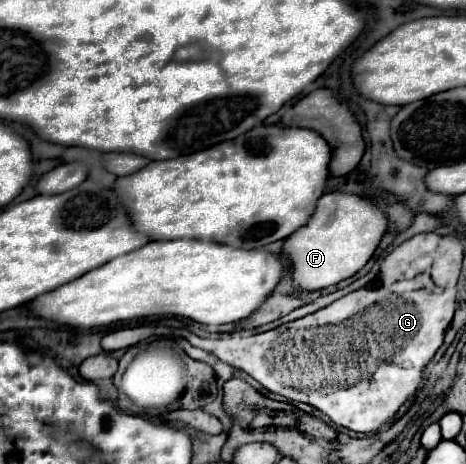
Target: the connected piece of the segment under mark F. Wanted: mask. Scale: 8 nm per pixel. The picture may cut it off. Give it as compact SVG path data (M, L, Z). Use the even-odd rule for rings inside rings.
M341 192L323 194L315 204L309 222L297 228L283 242L283 254L293 264L293 286L297 290L313 292L339 284L345 278L351 278L373 256L385 232L387 232L387 218L371 202L355 194L341 194Z

